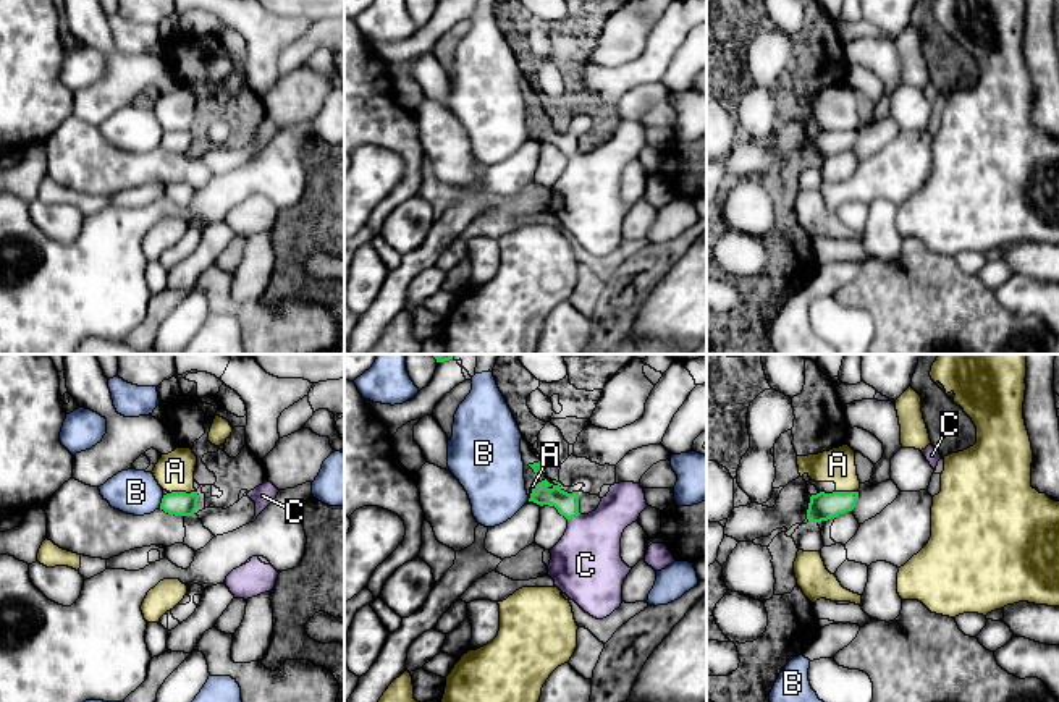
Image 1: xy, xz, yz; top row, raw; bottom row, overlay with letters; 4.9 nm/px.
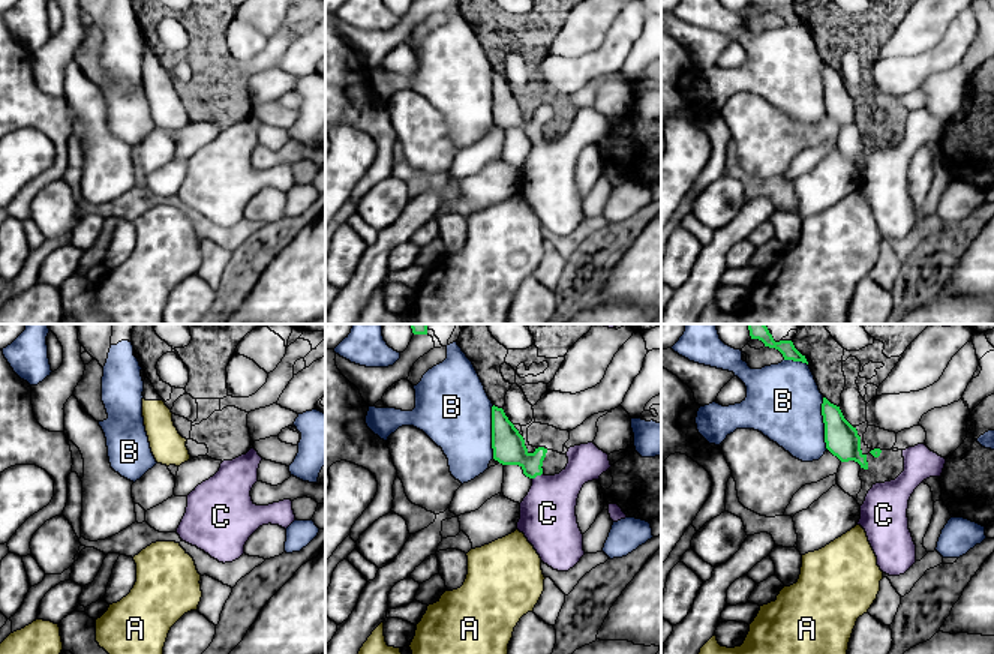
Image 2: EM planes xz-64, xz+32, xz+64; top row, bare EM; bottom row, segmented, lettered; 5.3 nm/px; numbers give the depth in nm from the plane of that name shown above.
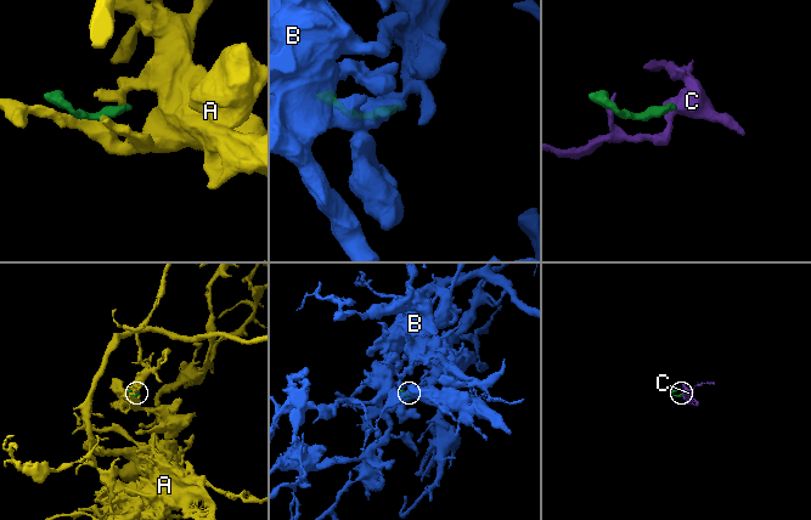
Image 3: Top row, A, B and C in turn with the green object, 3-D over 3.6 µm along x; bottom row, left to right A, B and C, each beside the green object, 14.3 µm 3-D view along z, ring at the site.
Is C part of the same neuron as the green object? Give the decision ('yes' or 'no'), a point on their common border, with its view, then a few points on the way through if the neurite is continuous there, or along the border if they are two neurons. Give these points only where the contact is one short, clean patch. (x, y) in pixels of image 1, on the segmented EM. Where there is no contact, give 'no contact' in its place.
yes | xz (573, 516) | across xz (566, 503), (573, 516), (586, 532), (586, 565)

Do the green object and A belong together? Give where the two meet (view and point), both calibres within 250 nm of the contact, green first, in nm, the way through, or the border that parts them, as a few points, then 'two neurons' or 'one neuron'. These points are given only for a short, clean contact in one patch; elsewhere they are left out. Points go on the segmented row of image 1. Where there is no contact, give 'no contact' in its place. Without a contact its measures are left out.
meets green in xy at (181, 492); 130 nm thick on the green side, 190 nm on the other; two neurons

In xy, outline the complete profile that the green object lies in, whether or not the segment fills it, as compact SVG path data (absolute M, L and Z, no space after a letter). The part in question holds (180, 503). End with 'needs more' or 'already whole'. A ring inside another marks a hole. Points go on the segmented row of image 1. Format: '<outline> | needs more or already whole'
M171 492L163 495L160 510L175 516L192 516L197 510L197 492Z | already whole

